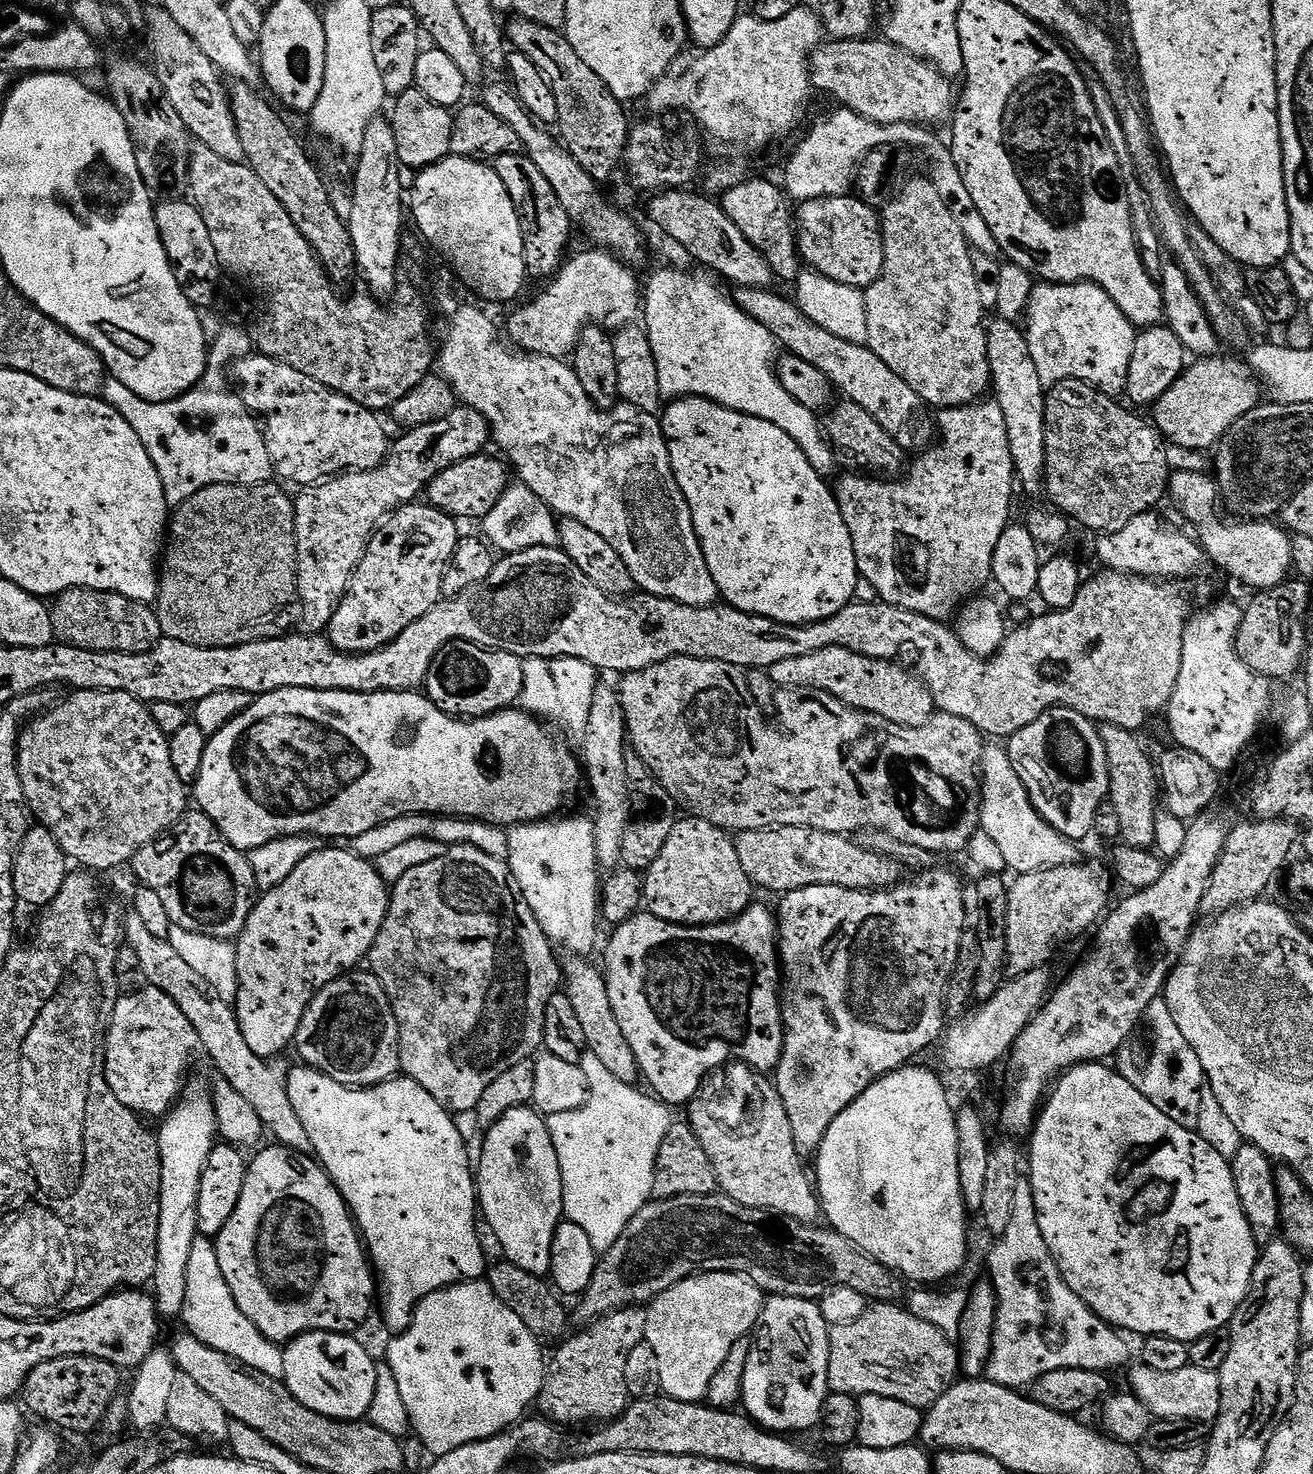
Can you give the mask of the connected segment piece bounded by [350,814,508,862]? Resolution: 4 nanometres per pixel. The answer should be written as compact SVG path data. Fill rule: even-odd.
M403 816L382 822L382 826L374 826L374 830L366 830L366 834L355 837L351 841L351 851L361 856L363 860L379 861L379 856L388 856L399 848L407 846L411 840L433 840L439 846L453 844L469 844L482 854L490 854L490 858L508 859L508 832L501 825L485 824L479 820L465 820L458 816Z

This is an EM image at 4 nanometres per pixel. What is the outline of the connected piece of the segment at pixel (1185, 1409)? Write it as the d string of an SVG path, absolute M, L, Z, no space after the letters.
M1139 1362L1131 1365L1132 1385L1130 1391L1137 1396L1156 1420L1196 1420L1211 1425L1220 1409L1220 1377L1210 1370L1198 1370L1191 1366L1162 1374L1162 1370L1150 1370Z

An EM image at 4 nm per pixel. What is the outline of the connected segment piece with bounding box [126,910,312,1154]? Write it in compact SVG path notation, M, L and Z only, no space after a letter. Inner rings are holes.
M135 910L129 911L126 916L126 944L138 954L140 963L139 971L144 972L144 976L149 985L165 992L186 1014L186 1022L194 1026L194 1030L200 1039L202 1052L212 1059L212 1064L217 1068L219 1079L230 1082L246 1102L250 1102L250 1107L254 1109L254 1114L258 1114L260 1124L264 1127L265 1133L273 1136L277 1145L285 1148L292 1148L296 1152L305 1154L312 1152L312 1143L307 1136L306 1130L302 1130L302 1121L294 1111L288 1097L288 1090L283 1079L276 1077L276 1072L271 1068L269 1061L265 1057L254 1054L250 1050L246 1038L242 1038L242 1030L238 1026L236 1009L233 1005L222 1002L214 990L206 982L206 978L201 978L187 962L175 951L170 942L162 938L154 938L150 930L142 923L142 918L138 918Z

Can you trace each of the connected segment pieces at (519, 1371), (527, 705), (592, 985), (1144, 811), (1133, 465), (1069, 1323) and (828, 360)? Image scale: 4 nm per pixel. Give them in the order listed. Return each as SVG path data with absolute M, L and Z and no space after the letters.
M483 1279L465 1280L458 1284L451 1284L449 1288L439 1288L426 1298L422 1298L412 1314L412 1323L408 1325L405 1332L399 1333L388 1344L388 1364L383 1362L376 1365L376 1381L374 1382L373 1401L366 1417L367 1423L378 1426L378 1430L386 1430L386 1434L397 1438L404 1438L408 1432L408 1420L416 1431L416 1436L432 1451L433 1457L442 1454L450 1454L450 1450L458 1450L458 1446L466 1446L470 1442L485 1440L491 1436L497 1436L499 1432L511 1429L525 1415L528 1407L537 1403L540 1391L544 1385L544 1374L546 1371L546 1356L540 1353L541 1341L526 1328L521 1318L514 1314L505 1302L496 1297L496 1292L488 1282Z
M528 658L524 660L524 690L520 693L518 704L523 711L543 718L549 725L557 724L568 732L580 734L590 718L590 702L597 683L597 669L580 660Z
M572 954L567 957L562 964L563 991L568 993L571 1004L574 1005L574 1014L578 1018L578 1022L582 1025L582 1034L586 1034L585 1049L594 1054L594 1058L598 1058L598 1062L602 1062L602 1066L606 1066L606 1070L610 1070L610 1074L614 1074L614 1078L620 1079L621 1082L635 1085L636 1079L641 1079L642 1073L638 1066L638 1058L634 1058L634 1050L630 1050L630 1042L626 1042L626 1034L622 1034L622 1026L618 1026L618 1018L614 1018L614 1006L610 1006L610 990L604 981L603 971L599 967L596 968L591 964L591 959L585 958L580 954Z
M1113 724L1099 729L1100 738L1106 748L1108 769L1110 770L1110 808L1116 811L1116 824L1120 827L1119 838L1125 845L1151 849L1154 845L1154 822L1158 811L1158 768L1144 753L1142 745L1136 741L1136 732L1127 732Z
M1066 380L1059 384L1055 384L1047 389L1044 397L1044 438L1046 440L1046 456L1044 458L1044 487L1043 491L1048 492L1048 496L1052 499L1051 507L1057 513L1063 514L1069 521L1081 524L1084 528L1089 528L1095 534L1107 534L1109 532L1117 532L1122 530L1122 526L1126 526L1126 522L1130 522L1134 518L1138 518L1143 512L1152 512L1155 504L1165 499L1168 491L1168 478L1170 475L1170 467L1168 468L1168 452L1166 441L1155 427L1150 426L1147 419L1139 420L1132 412L1127 412L1113 397L1107 396L1106 393L1100 392L1099 389L1093 388L1089 384L1085 384L1078 380Z
M1017 1179L1014 1186L1014 1208L1006 1230L995 1241L992 1253L988 1256L988 1272L994 1293L994 1319L992 1321L992 1349L988 1355L986 1369L987 1379L995 1384L1017 1390L1027 1389L1040 1376L1048 1371L1063 1368L1111 1373L1111 1368L1125 1368L1134 1360L1134 1348L1131 1348L1125 1337L1111 1324L1094 1315L1066 1286L1046 1242L1042 1238L1042 1230L1038 1230L1038 1218L1034 1210L1032 1186L1027 1179Z
M737 287L734 299L748 316L770 331L785 351L817 367L845 399L862 406L862 410L866 410L866 414L870 414L870 418L874 418L874 422L878 422L878 426L882 426L882 430L886 430L900 448L924 450L933 443L934 420L928 417L929 405L914 394L909 384L902 382L902 378L898 378L898 374L894 374L894 370L890 370L878 354L870 351L867 344L848 342L822 330L805 318L791 299L780 297L776 290Z

